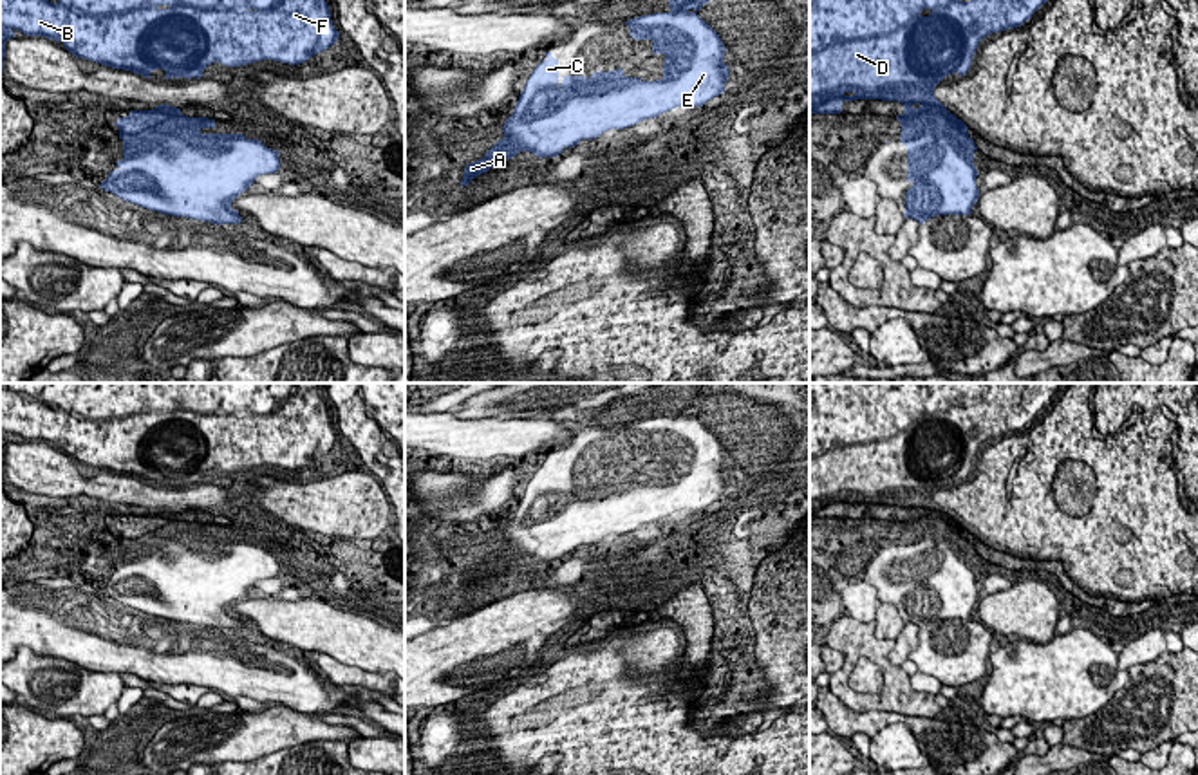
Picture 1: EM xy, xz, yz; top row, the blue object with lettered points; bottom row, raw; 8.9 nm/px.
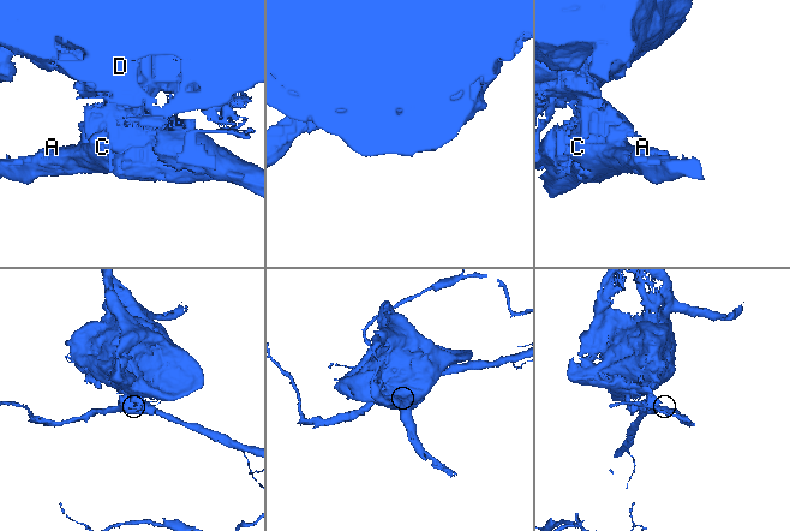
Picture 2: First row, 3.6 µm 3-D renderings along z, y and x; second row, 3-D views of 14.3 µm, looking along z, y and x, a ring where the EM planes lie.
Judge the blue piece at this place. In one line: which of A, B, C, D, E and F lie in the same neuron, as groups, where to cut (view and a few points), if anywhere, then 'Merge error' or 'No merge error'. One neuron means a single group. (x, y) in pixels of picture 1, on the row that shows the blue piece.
Groups: A C E / B D F. Split along xz (586, 80), (559, 107), (559, 123), (568, 132), (571, 145). Merge error

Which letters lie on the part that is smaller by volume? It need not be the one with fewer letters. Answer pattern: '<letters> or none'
A, C, E

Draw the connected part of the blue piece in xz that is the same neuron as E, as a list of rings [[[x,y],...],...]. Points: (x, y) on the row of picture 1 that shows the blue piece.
[[[654,13],[625,22],[629,31],[694,31],[696,65],[679,78],[643,81],[627,78],[623,69],[593,72],[573,94],[558,89],[558,60],[544,52],[531,78],[519,96],[513,114],[506,119],[504,137],[497,141],[482,159],[464,164],[461,186],[486,173],[502,159],[519,152],[537,157],[557,157],[573,146],[569,135],[560,134],[558,107],[569,99],[587,99],[589,114],[566,119],[567,132],[584,139],[600,137],[607,130],[622,130],[643,119],[658,117],[681,105],[703,107],[708,99],[725,92],[728,65],[723,63],[726,47],[719,34],[696,13]]]

